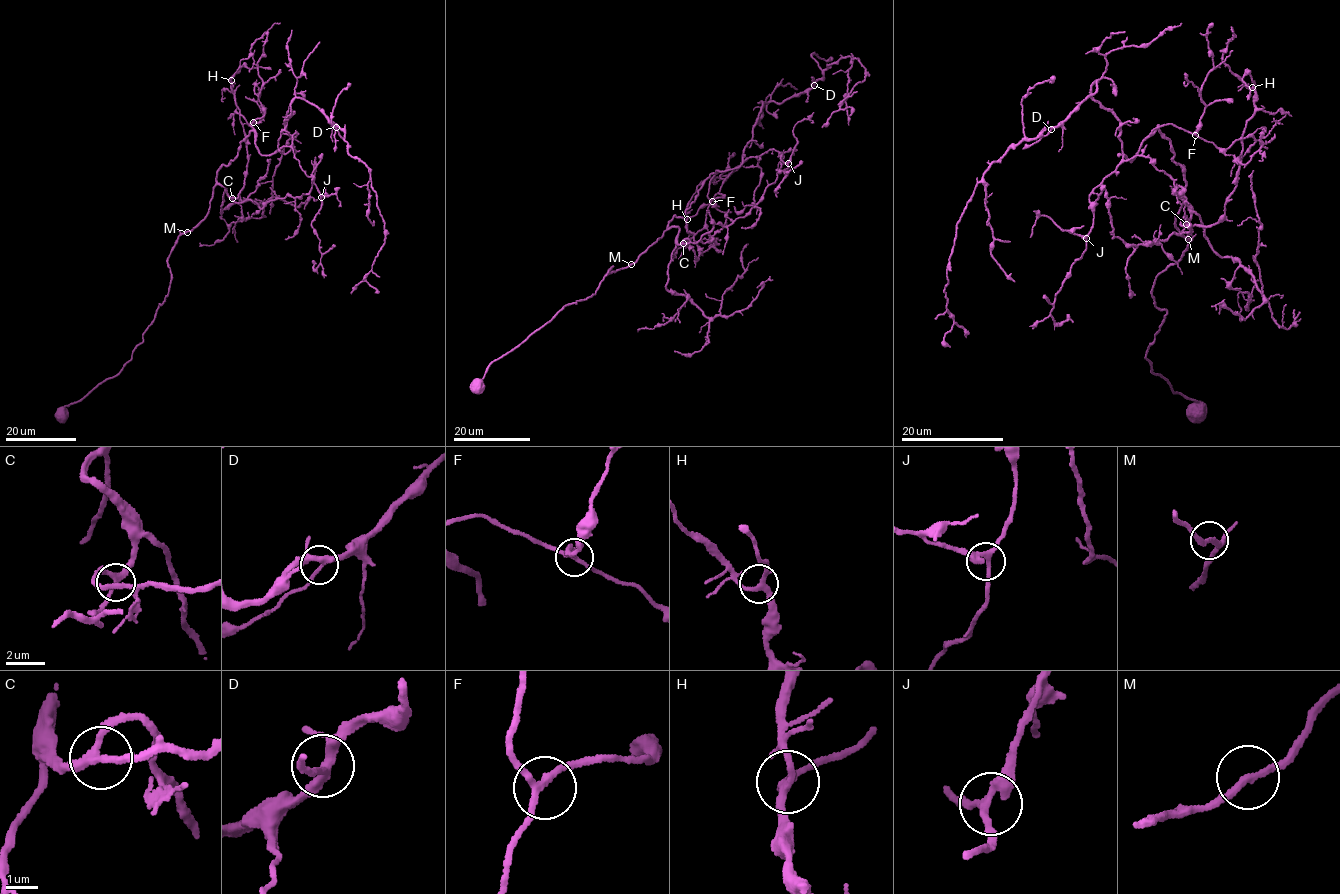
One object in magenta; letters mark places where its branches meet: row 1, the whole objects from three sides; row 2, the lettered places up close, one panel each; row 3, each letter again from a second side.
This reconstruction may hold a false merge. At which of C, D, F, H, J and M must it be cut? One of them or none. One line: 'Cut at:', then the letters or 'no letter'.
Cut at: no letter

